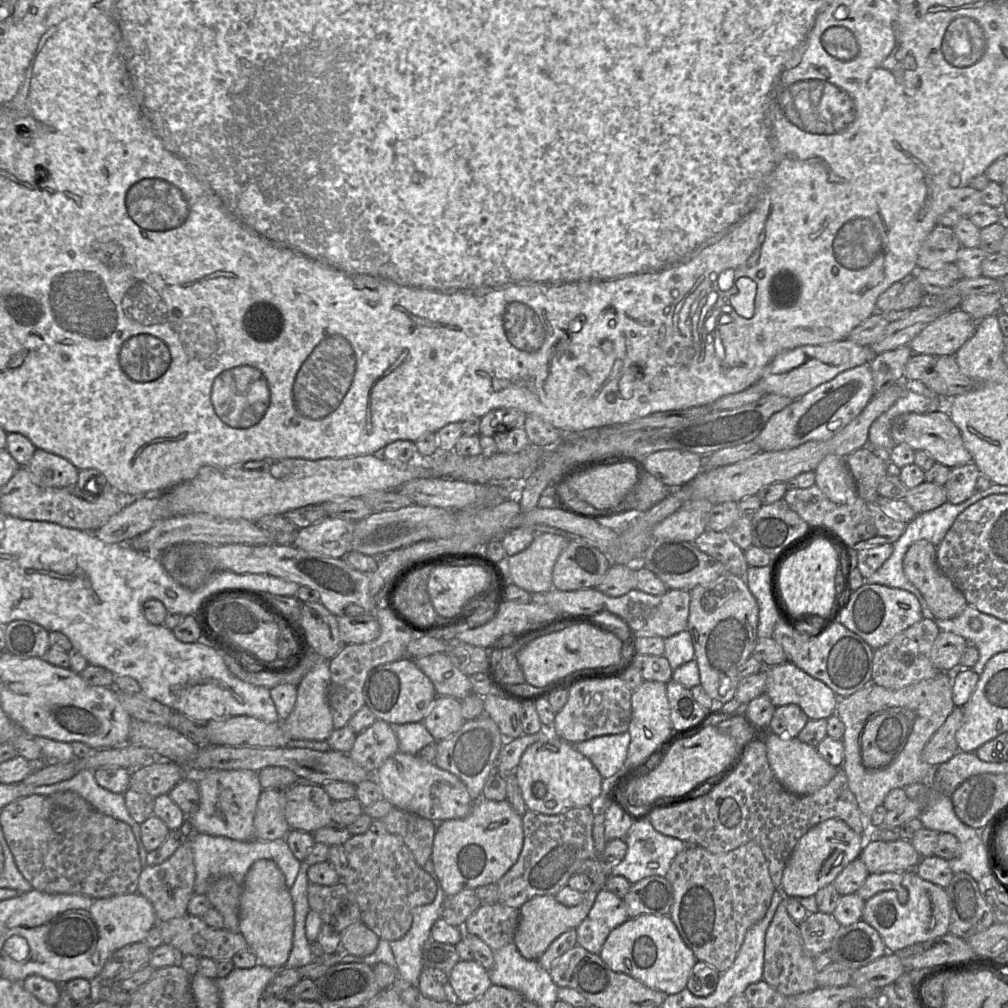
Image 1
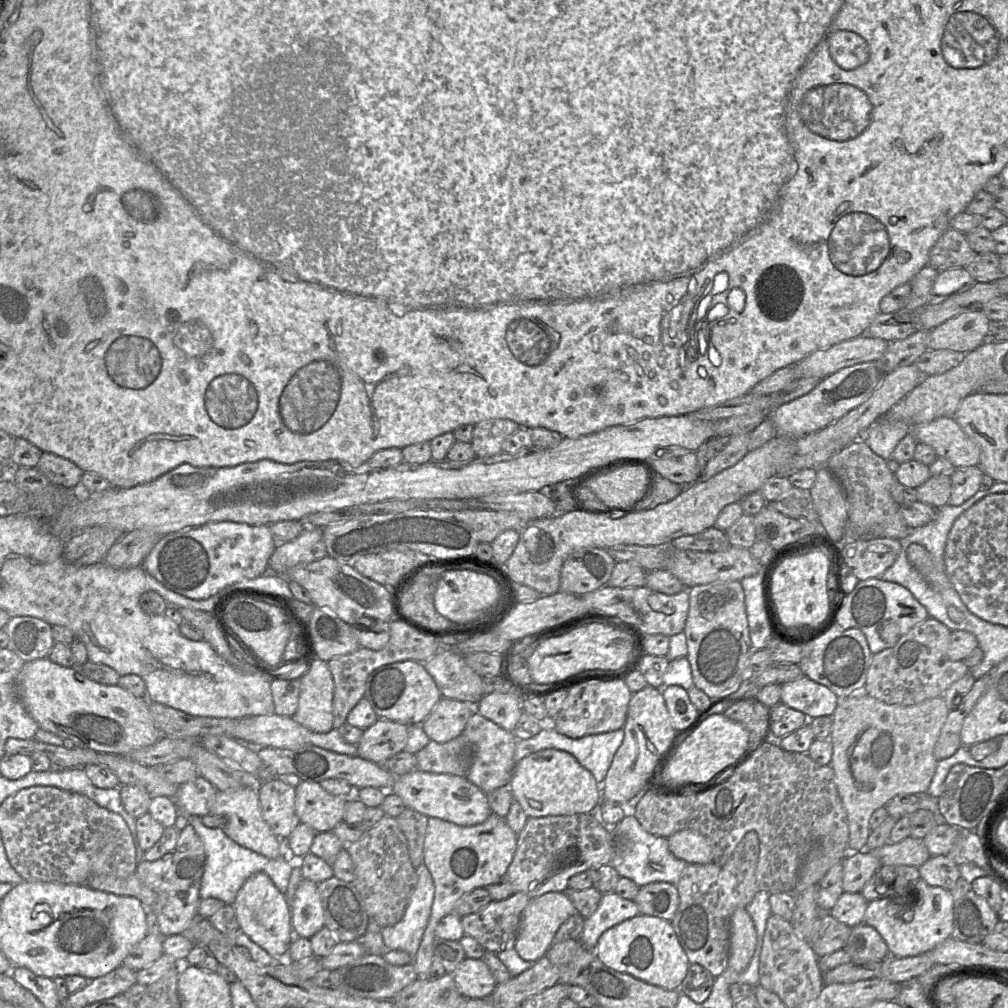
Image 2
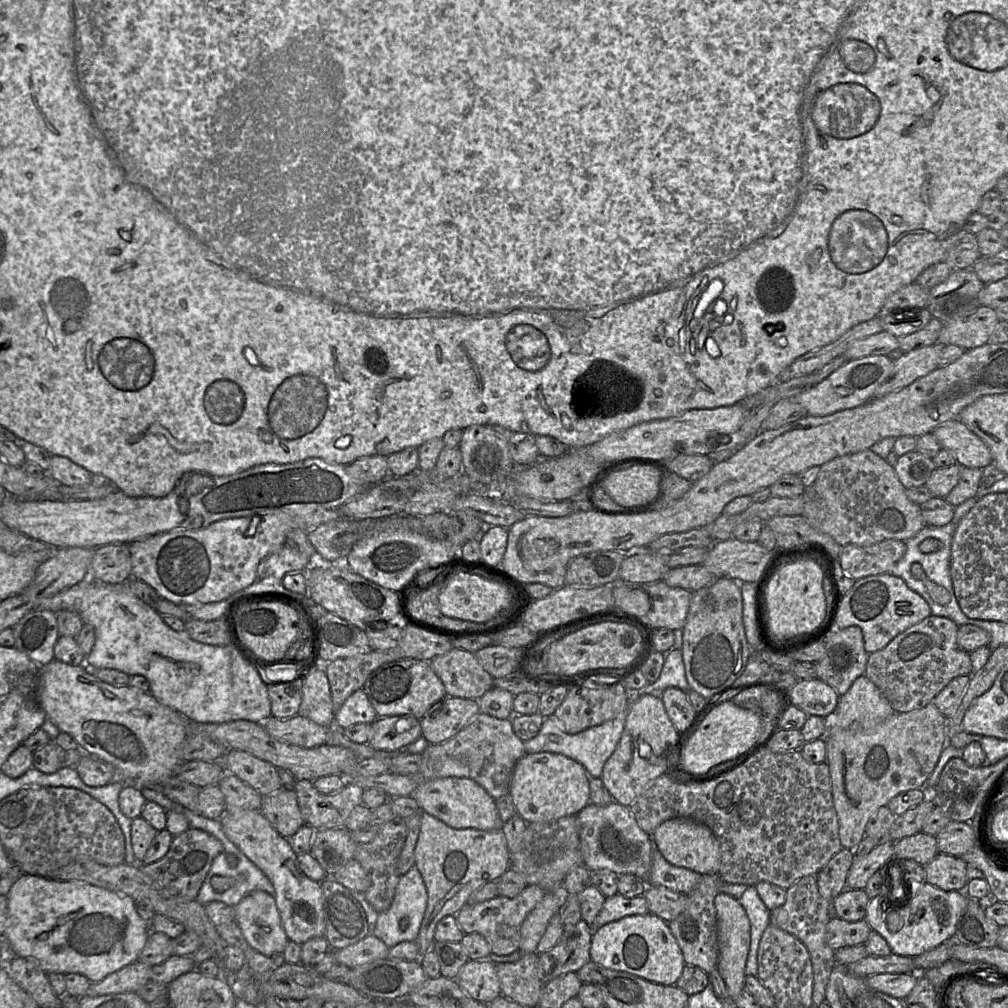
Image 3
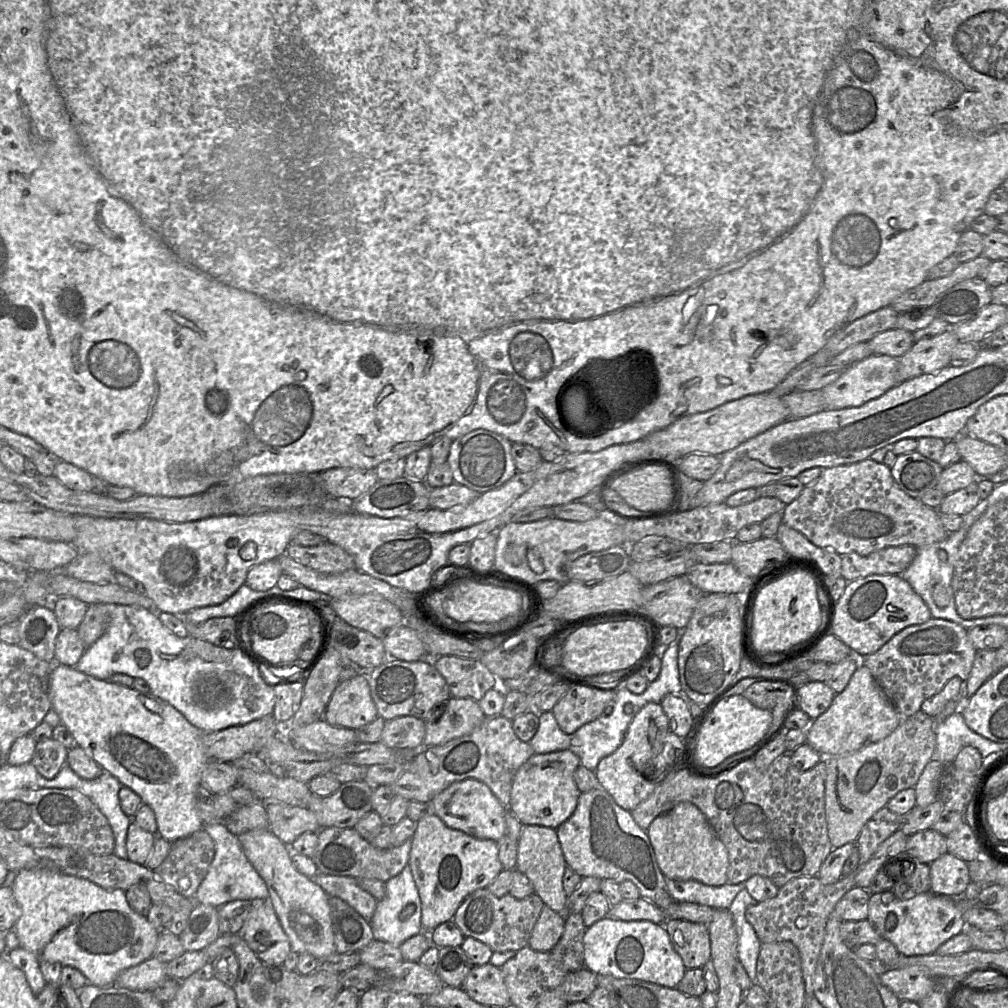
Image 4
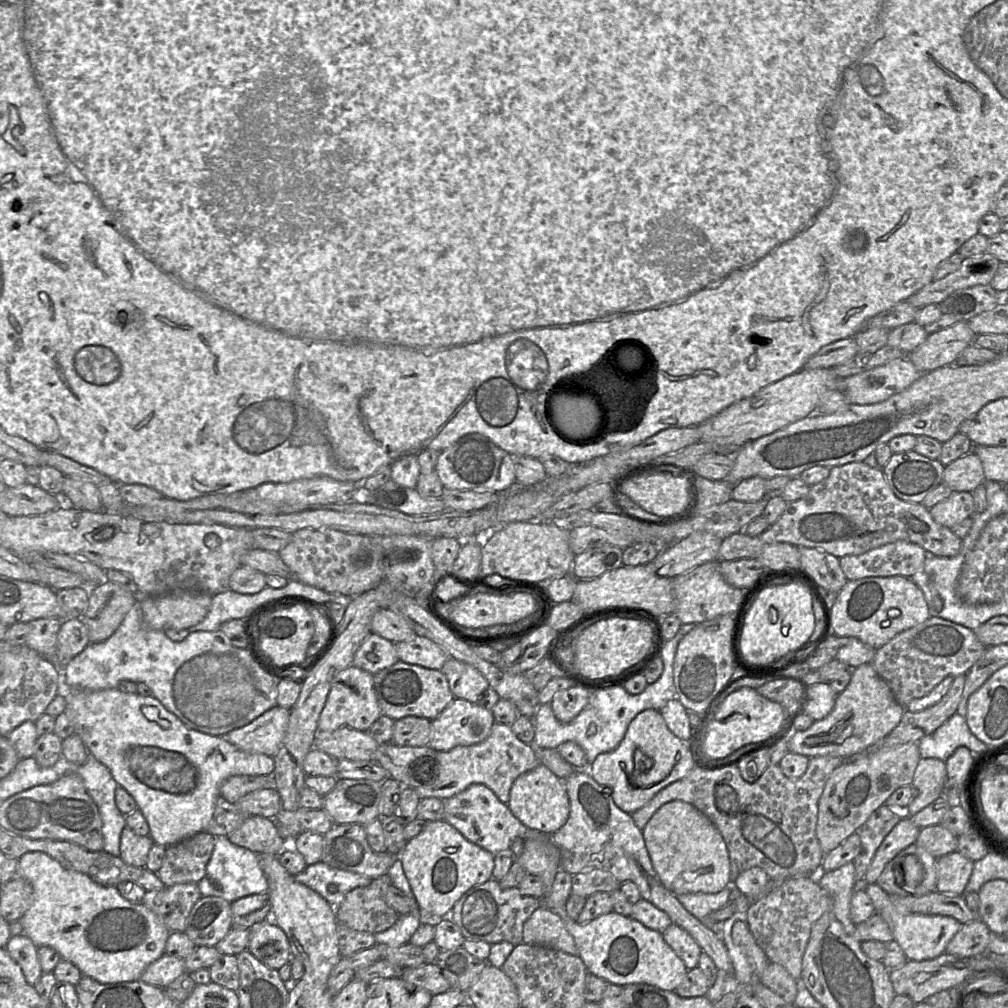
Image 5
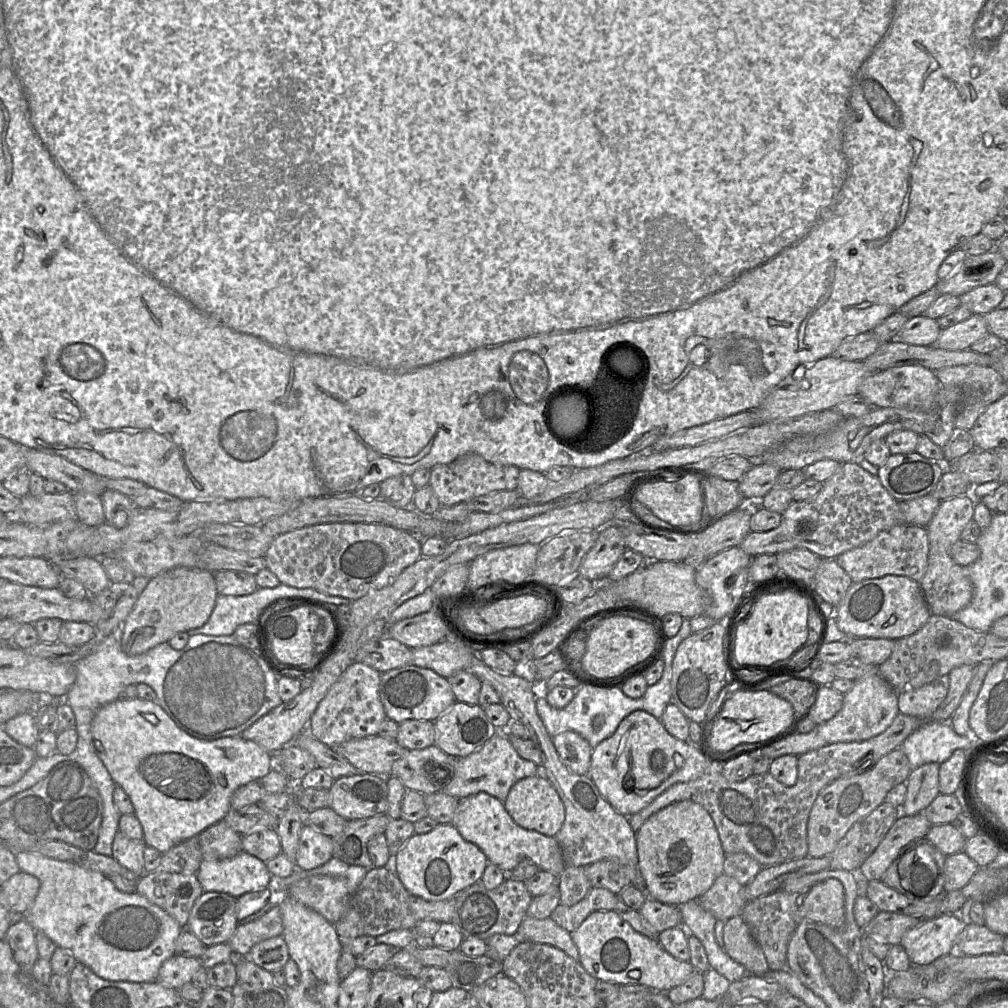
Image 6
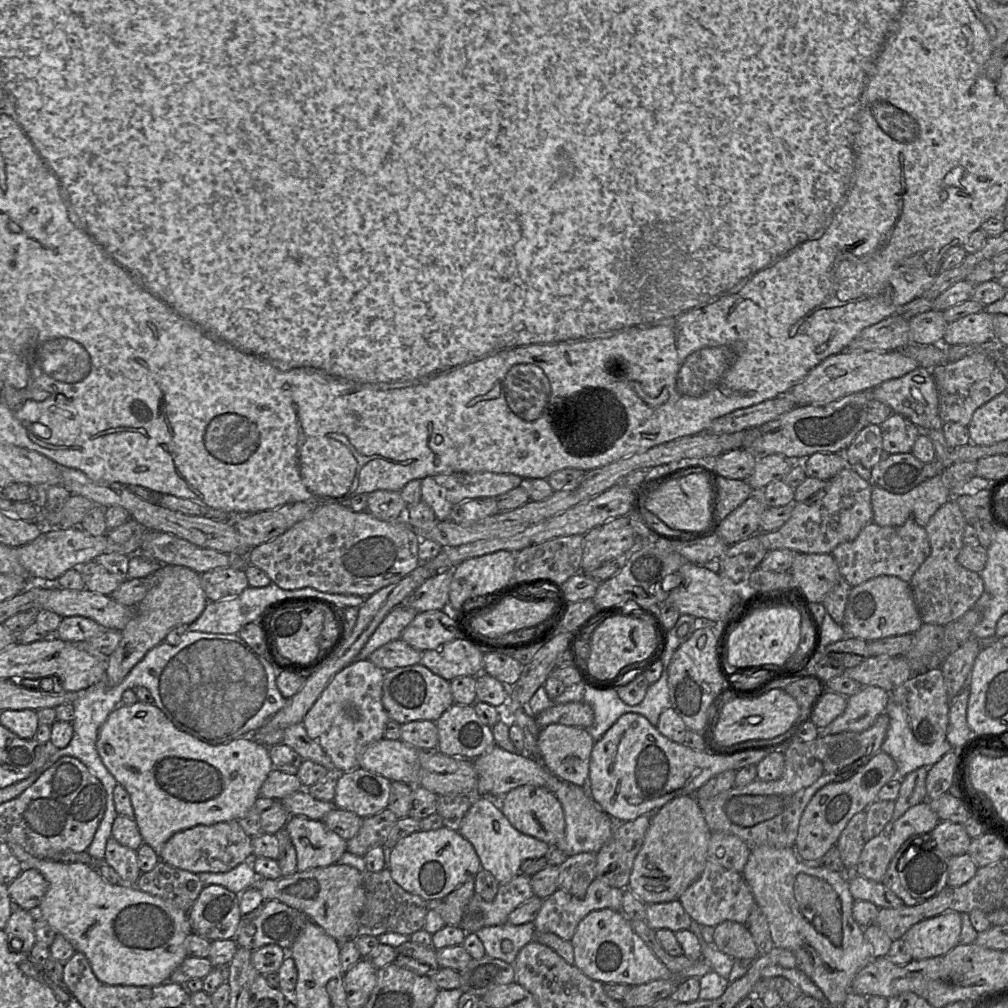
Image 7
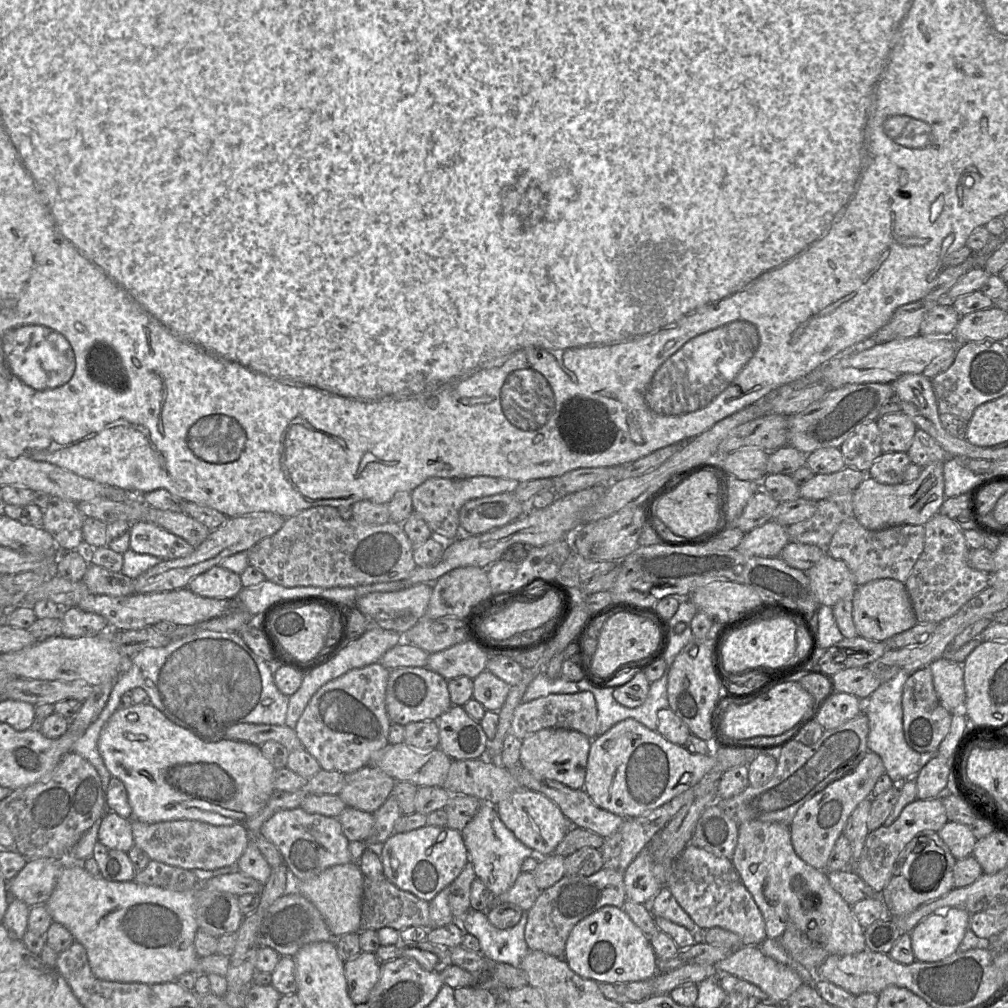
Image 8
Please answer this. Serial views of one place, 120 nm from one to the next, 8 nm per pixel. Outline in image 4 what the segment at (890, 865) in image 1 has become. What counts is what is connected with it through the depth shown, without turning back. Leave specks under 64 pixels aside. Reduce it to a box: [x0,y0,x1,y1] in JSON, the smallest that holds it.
[906,829,947,864]

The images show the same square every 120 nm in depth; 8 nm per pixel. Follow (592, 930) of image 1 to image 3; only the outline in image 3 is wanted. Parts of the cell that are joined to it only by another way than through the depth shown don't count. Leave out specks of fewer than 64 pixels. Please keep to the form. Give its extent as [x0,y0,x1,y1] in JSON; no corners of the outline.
[591,893,649,930]

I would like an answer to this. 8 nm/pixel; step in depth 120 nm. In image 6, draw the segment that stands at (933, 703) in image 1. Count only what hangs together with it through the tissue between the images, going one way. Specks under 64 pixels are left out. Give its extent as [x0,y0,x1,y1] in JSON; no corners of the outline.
[807,748,912,858]

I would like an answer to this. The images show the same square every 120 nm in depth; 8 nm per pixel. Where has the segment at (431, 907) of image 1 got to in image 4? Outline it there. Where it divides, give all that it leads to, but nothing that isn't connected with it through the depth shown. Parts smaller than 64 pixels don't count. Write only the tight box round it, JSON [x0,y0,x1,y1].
[370,865,423,946]

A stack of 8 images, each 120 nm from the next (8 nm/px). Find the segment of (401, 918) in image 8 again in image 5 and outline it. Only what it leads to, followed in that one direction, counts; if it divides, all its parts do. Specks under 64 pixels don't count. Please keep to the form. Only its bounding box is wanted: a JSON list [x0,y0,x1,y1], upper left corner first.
[335,873,400,934]

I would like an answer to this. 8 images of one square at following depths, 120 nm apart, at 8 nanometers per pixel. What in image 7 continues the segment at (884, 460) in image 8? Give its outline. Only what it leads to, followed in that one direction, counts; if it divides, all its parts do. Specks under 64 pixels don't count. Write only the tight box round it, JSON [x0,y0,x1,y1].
[870,452,927,494]

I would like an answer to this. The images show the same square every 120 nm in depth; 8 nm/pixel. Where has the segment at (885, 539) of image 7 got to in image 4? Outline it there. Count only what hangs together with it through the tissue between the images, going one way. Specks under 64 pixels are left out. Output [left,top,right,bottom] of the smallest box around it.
[841,545,917,581]

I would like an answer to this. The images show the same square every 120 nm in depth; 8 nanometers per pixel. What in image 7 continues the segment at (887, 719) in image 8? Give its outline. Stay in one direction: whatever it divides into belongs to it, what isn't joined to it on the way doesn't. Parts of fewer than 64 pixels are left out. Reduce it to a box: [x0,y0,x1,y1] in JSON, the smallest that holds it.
[881,694,953,777]

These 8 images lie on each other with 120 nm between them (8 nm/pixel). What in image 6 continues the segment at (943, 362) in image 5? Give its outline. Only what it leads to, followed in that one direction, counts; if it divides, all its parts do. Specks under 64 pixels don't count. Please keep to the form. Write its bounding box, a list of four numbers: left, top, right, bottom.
[934,314,988,350]

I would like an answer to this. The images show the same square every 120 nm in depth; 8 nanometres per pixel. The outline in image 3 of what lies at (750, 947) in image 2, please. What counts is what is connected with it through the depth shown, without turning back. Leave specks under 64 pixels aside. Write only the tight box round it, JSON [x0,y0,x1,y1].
[714,893,751,1002]

